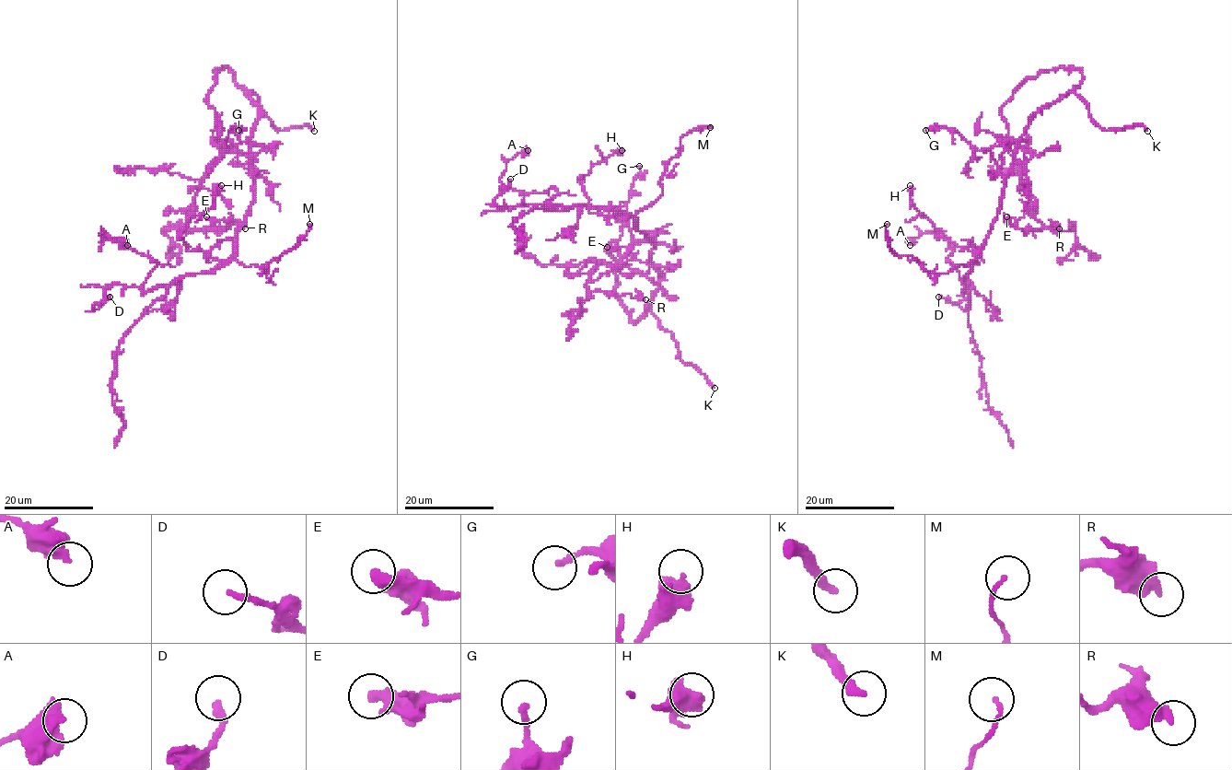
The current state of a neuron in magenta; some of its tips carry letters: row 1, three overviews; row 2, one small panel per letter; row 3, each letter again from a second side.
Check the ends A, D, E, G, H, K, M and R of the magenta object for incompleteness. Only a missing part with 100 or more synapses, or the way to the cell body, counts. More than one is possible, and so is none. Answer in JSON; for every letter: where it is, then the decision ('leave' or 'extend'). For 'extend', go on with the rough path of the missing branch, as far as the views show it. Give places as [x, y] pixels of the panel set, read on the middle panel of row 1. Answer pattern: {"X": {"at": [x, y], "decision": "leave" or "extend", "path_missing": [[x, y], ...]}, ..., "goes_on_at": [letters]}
{"A": {"at": [528, 150], "decision": "leave"}, "D": {"at": [510, 179], "decision": "leave"}, "E": {"at": [607, 247], "decision": "leave"}, "G": {"at": [639, 166], "decision": "leave"}, "H": {"at": [621, 150], "decision": "leave"}, "K": {"at": [714, 388], "decision": "extend", "path_missing": [[714, 388], [735, 394], [738, 399], [736, 404], [709, 408], [684, 403], [679, 399], [664, 403]]}, "M": {"at": [710, 127], "decision": "leave"}, "R": {"at": [645, 299], "decision": "leave"}, "goes_on_at": ["K"]}

